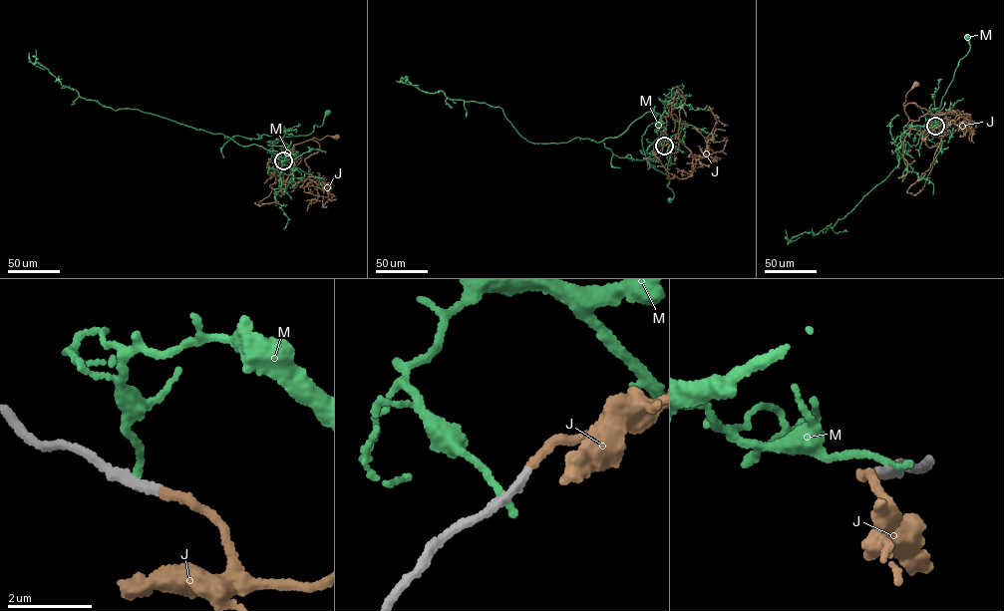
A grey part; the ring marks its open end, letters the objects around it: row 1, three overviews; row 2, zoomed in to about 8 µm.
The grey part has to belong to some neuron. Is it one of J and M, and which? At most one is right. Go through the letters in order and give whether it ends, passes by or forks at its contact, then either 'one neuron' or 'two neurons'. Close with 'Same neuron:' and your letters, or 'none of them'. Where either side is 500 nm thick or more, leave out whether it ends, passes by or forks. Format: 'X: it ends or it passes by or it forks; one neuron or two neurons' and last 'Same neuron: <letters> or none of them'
J: it ends; one neuron
M: it ends; two neurons
Same neuron: J

